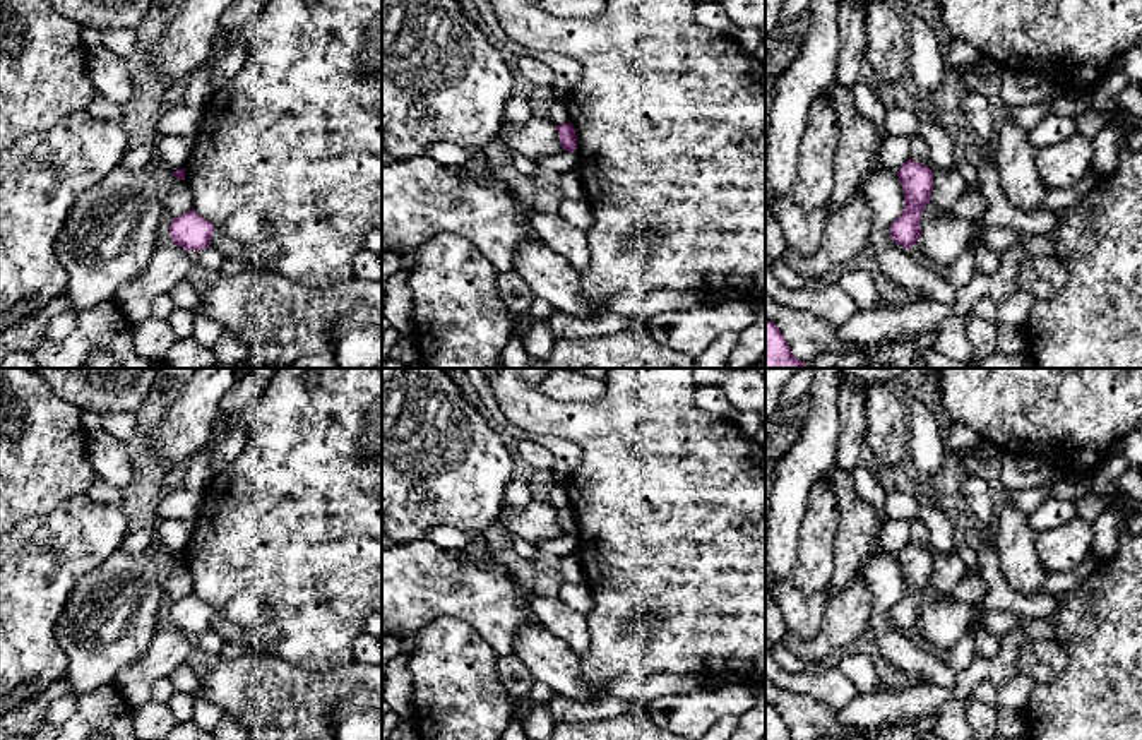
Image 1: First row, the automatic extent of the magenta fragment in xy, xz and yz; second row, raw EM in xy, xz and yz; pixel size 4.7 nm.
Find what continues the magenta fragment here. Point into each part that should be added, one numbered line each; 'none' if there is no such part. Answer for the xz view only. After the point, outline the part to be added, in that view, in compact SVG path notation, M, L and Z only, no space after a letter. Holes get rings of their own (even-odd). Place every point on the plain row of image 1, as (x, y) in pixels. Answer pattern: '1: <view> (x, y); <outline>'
none

